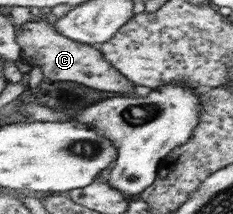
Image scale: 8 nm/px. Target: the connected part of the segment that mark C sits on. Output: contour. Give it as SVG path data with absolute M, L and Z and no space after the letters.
M43 17L40 20L29 20L20 27L17 41L22 49L21 59L30 66L39 67L44 77L52 81L75 81L99 91L117 91L117 93L134 94L135 83L101 53L98 47L84 44L57 31L54 24Z

